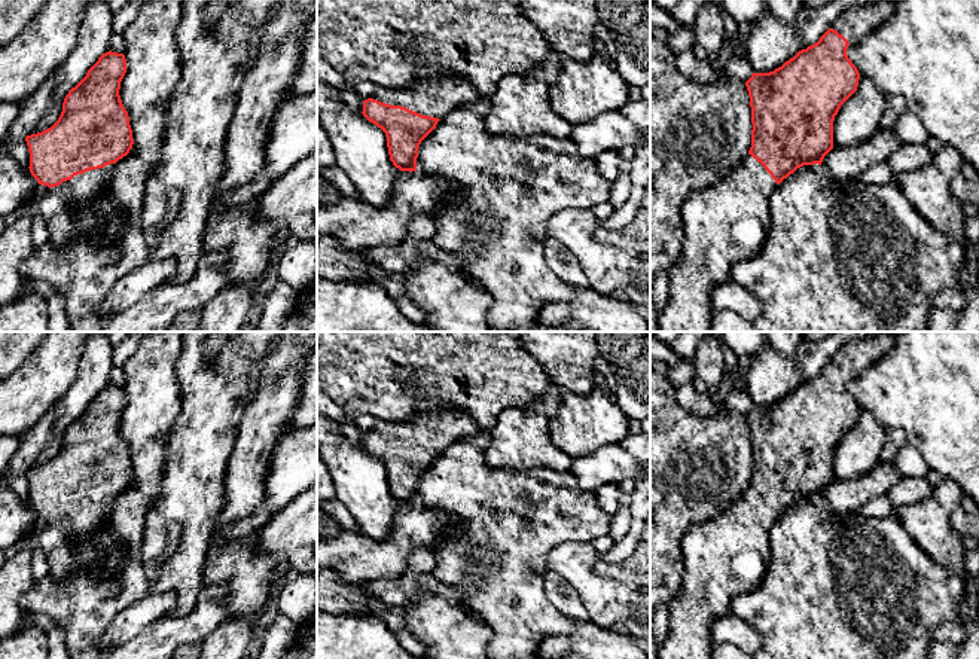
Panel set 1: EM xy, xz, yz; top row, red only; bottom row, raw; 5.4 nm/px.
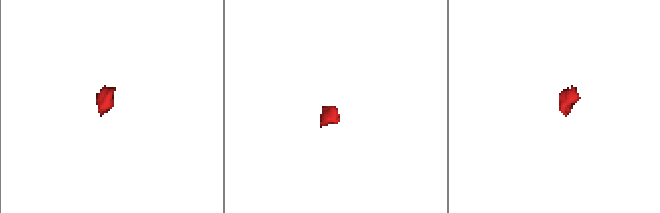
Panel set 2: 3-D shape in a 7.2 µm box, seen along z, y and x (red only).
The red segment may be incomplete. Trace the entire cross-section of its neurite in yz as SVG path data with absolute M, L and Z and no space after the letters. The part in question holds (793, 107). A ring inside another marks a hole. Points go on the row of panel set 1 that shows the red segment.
M879 0L866 6L847 9L835 24L806 49L799 51L781 67L769 73L753 73L745 82L751 107L751 147L748 155L725 177L708 187L689 193L681 205L683 251L670 268L668 303L658 311L658 332L710 332L714 312L713 290L731 280L732 266L744 259L753 259L763 247L769 234L769 195L784 179L803 165L821 165L833 149L833 120L841 106L857 91L860 73L847 55L850 45L858 43L876 27L887 22L896 10L896 3Z

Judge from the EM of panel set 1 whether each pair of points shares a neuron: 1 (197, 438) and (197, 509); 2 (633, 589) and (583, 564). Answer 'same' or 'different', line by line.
1: same
2: same

